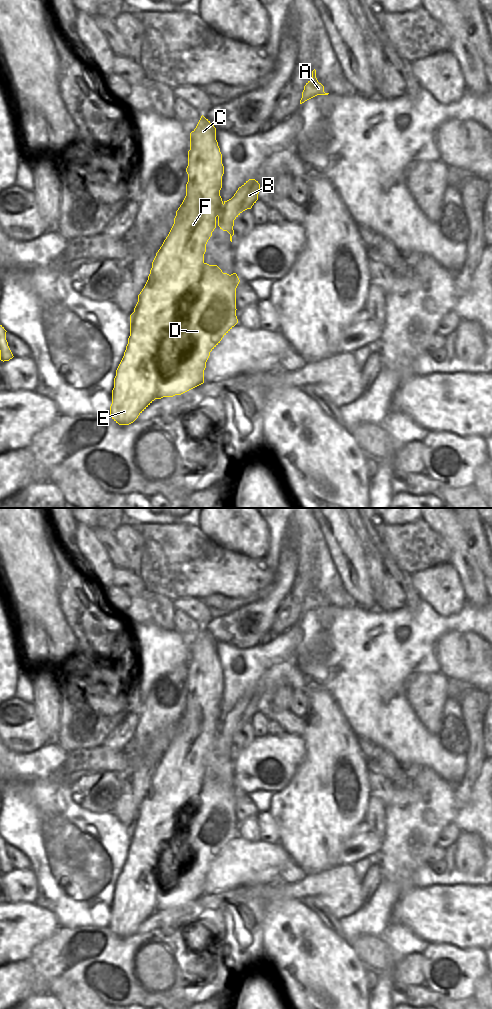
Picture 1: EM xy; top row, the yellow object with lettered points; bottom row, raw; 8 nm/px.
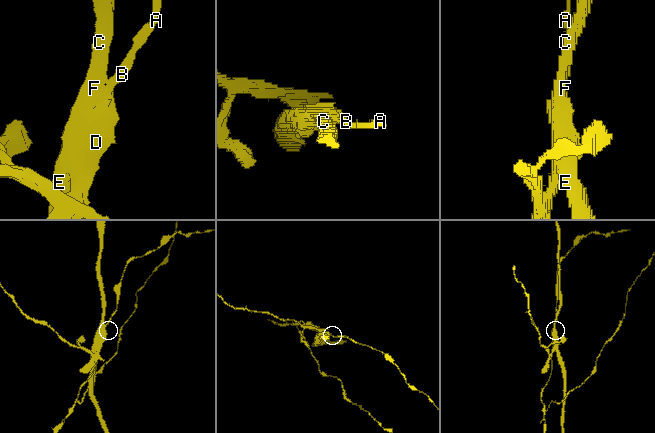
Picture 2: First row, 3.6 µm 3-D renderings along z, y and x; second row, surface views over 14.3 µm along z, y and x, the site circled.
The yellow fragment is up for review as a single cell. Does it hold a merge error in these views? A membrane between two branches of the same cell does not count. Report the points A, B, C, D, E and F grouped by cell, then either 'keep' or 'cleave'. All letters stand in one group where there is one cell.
groups A B D / C E F; cleave

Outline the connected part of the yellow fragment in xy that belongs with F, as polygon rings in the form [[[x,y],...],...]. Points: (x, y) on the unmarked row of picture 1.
[[[203,627],[190,645],[186,684],[186,708],[176,723],[168,748],[156,765],[148,792],[138,807],[134,824],[130,827],[130,848],[116,882],[110,918],[110,928],[119,937],[133,935],[158,911],[156,872],[163,865],[174,864],[174,844],[180,840],[178,832],[187,827],[192,818],[192,802],[198,797],[204,784],[206,756],[216,740],[218,724],[223,719],[220,708],[224,686],[222,666],[216,652],[216,640]]]

